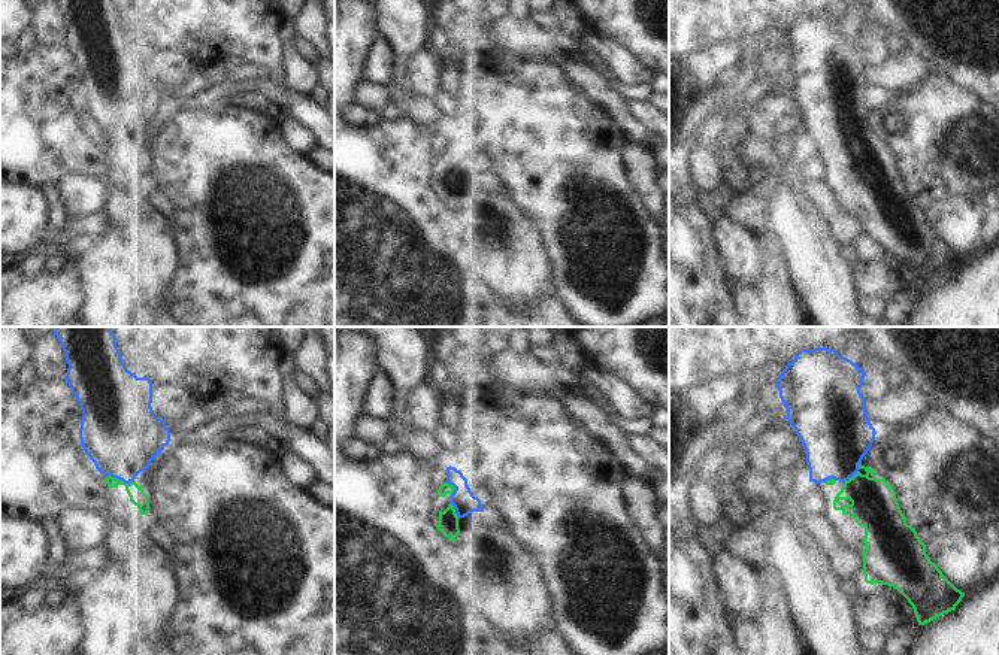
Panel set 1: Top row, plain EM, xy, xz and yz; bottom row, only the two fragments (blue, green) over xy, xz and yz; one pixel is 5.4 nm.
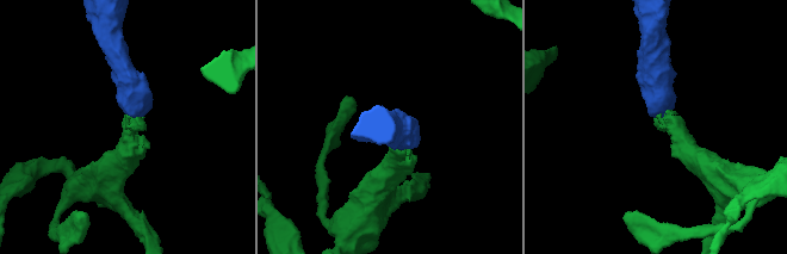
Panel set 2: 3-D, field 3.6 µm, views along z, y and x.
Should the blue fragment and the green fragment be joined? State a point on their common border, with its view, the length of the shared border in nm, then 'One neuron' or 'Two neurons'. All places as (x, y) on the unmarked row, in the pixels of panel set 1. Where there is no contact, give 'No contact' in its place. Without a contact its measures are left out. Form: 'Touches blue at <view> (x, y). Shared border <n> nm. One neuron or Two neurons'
Touches blue at xy (120, 145). Shared border 160 nm. One neuron.

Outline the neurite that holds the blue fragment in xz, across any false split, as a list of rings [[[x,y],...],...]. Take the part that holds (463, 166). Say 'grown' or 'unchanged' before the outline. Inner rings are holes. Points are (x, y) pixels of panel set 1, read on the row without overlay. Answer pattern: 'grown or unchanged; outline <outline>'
grown; outline [[[446,133],[446,148],[438,155],[438,161],[449,160],[451,166],[448,173],[439,178],[439,187],[435,192],[444,198],[452,209],[460,200],[458,185],[472,178],[484,178],[481,166],[473,161],[467,151],[467,145],[455,133]]]

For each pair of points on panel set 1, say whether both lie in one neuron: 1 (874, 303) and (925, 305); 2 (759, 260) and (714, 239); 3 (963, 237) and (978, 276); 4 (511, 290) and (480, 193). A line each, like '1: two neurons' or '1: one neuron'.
1: two neurons
2: one neuron
3: two neurons
4: one neuron

